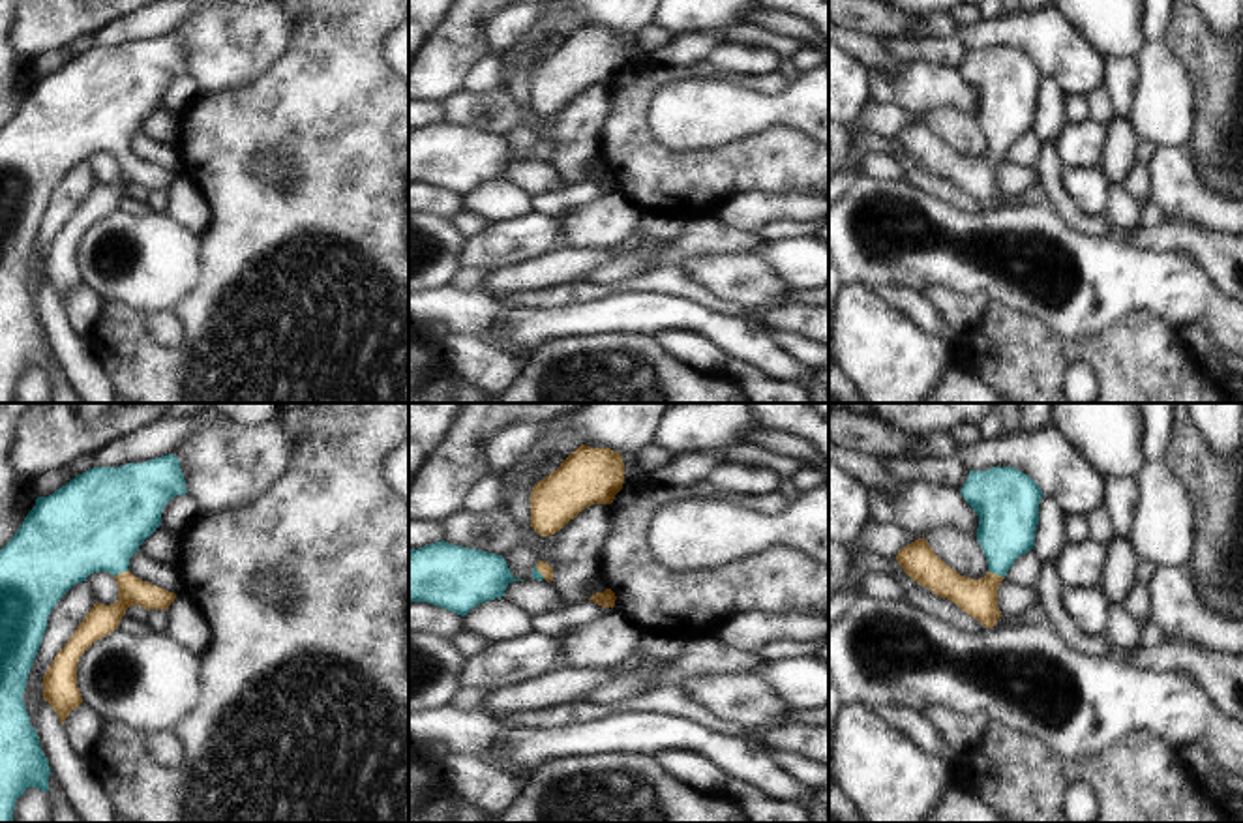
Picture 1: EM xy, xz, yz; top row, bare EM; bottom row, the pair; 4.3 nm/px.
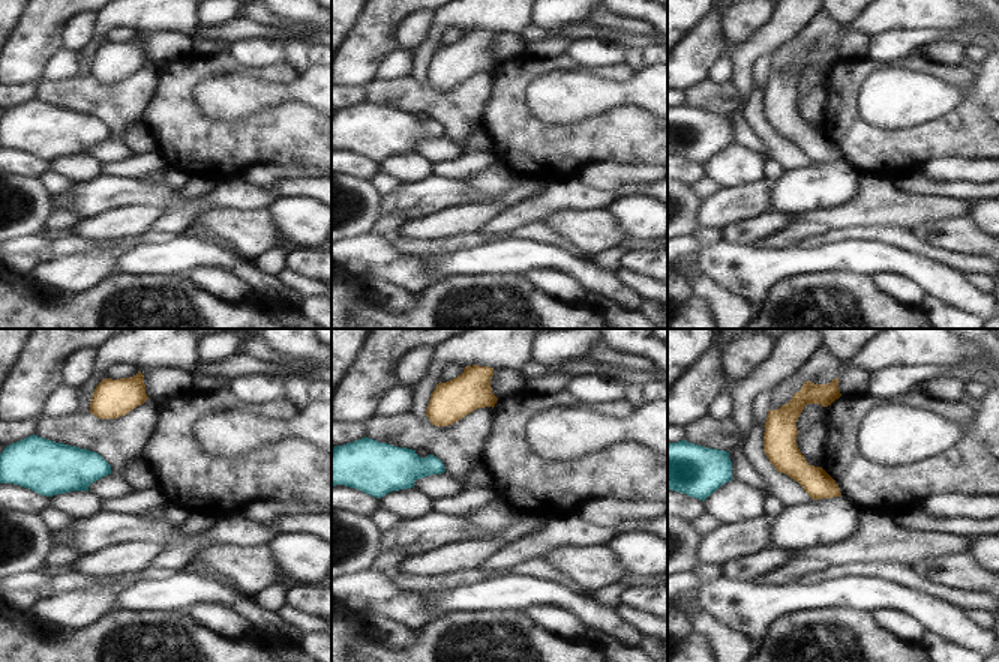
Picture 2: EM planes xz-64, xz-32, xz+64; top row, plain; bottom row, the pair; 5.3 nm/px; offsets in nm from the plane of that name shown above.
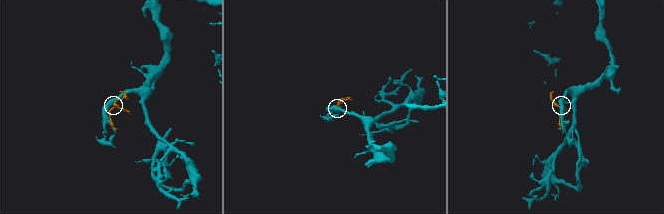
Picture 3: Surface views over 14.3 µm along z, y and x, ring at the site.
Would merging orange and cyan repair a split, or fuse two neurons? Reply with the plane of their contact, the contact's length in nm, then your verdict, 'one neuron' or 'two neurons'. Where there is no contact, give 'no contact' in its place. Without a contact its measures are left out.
yz | 70 nm | one neuron

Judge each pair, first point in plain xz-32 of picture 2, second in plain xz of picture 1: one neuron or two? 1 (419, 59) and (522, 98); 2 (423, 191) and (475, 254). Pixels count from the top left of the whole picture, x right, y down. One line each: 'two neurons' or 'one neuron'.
1: one neuron
2: one neuron

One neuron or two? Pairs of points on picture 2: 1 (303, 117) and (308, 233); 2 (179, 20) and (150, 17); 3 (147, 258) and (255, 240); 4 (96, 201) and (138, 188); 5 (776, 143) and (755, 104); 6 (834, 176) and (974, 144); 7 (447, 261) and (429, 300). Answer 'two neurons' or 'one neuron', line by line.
1: two neurons
2: one neuron
3: two neurons
4: one neuron
5: one neuron
6: two neurons
7: two neurons

